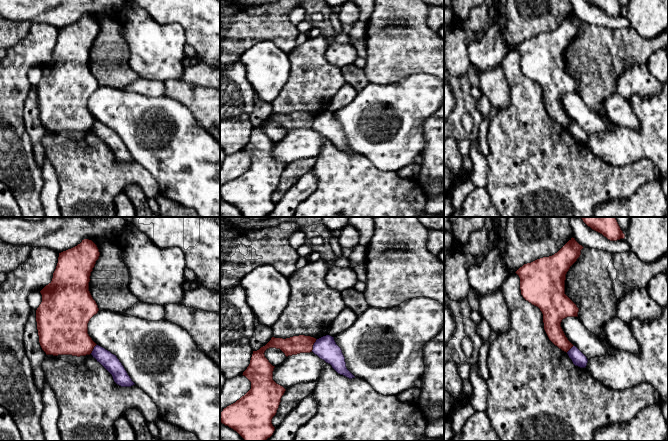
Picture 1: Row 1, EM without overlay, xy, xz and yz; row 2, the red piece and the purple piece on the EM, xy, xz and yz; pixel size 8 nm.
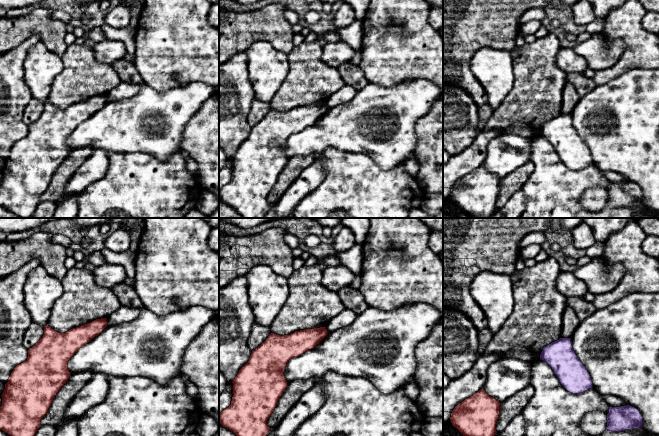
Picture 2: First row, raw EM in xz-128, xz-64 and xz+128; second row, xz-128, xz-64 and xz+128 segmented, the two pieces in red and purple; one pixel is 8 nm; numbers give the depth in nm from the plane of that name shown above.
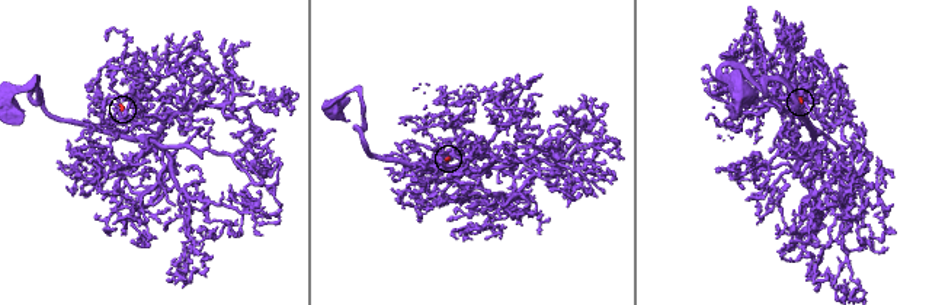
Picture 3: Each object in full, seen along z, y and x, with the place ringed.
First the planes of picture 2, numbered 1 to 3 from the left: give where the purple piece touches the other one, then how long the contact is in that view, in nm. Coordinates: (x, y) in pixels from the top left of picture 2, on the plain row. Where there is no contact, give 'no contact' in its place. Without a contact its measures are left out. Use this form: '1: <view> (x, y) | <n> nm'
1: no contact
2: no contact
3: no contact

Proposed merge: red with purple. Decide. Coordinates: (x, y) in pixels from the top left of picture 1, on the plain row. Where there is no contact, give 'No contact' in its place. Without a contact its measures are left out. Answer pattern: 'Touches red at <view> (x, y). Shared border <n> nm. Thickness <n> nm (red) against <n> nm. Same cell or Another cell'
Touches red at xz (313, 120). Shared border 120 nm. Thickness 150 nm (red) against 180 nm. Another cell

